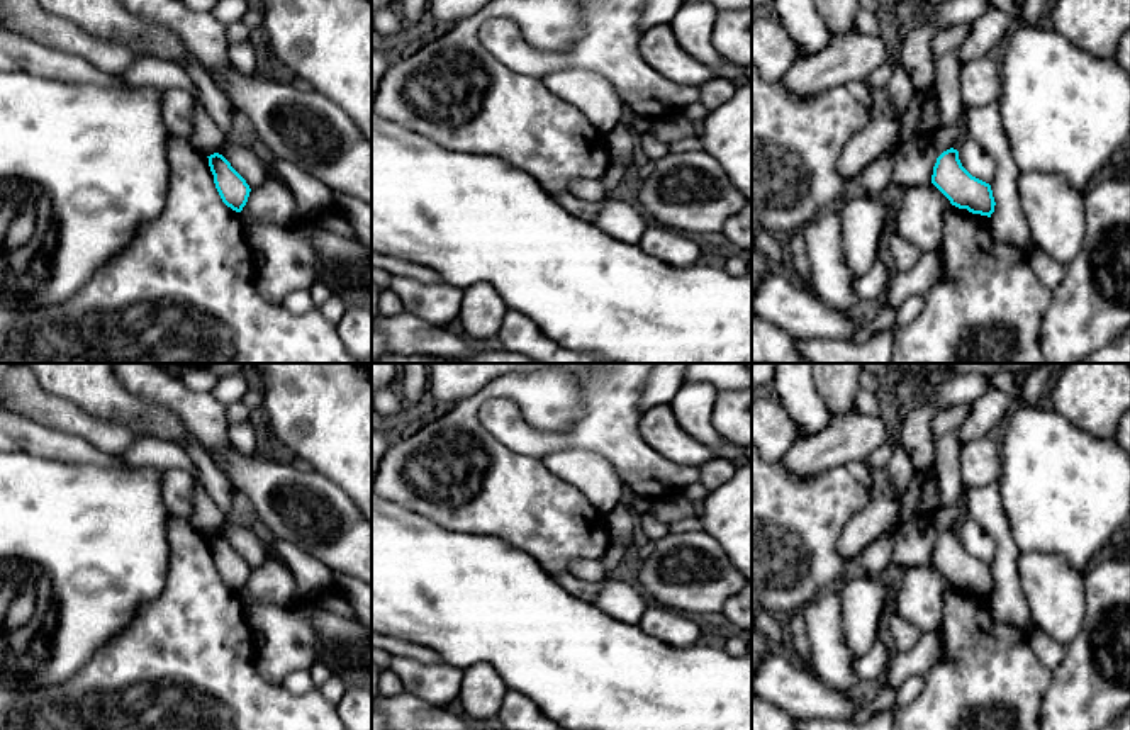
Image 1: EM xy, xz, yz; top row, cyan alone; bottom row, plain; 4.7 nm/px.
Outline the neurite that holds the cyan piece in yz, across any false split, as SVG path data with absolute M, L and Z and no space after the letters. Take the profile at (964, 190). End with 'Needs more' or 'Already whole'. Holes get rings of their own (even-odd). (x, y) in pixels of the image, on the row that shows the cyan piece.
M943 151L933 166L931 183L959 209L991 217L994 197L991 185L972 177L960 163L959 151Z. Already whole

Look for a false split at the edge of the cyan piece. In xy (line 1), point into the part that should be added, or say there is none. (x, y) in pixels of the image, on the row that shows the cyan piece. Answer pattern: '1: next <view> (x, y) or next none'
1: next none

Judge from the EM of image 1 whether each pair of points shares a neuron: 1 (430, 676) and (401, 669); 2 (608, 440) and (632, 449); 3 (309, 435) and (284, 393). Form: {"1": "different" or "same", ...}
{"1": "same", "2": "same", "3": "same"}

